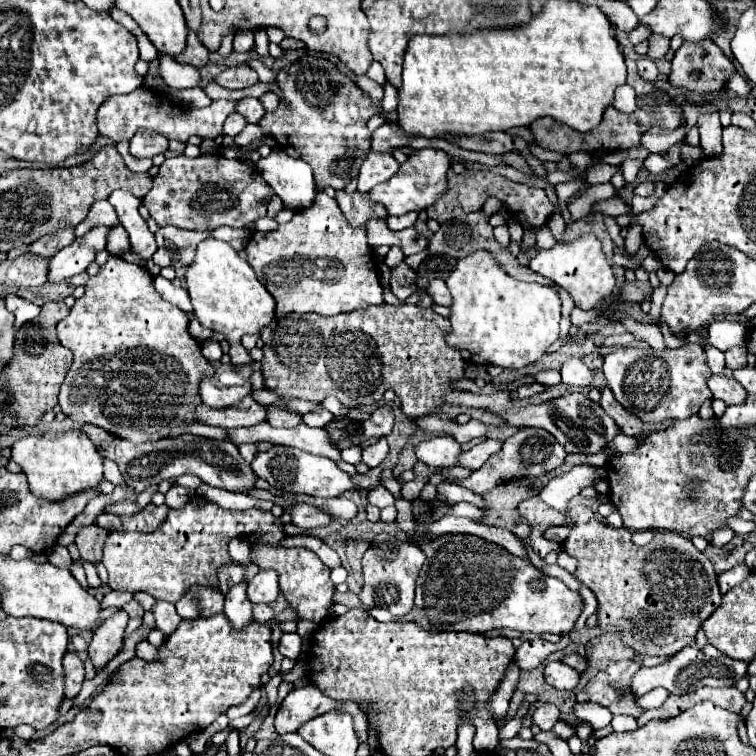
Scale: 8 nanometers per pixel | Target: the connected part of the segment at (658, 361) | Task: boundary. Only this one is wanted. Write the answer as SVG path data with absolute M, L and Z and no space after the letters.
M685 344L683 348L667 348L663 352L653 348L619 348L605 356L603 372L615 400L643 422L689 418L699 412L705 400L711 398L707 386L711 370L701 344Z

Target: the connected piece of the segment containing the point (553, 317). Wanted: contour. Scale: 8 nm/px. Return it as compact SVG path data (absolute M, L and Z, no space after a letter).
M485 250L459 260L445 282L453 294L449 318L451 334L447 336L447 344L459 348L467 362L523 368L539 360L547 348L559 340L561 300L557 292L507 276Z

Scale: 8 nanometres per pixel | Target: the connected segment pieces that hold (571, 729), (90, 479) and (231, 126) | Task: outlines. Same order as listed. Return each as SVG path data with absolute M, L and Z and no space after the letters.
M559 720L559 722L555 724L555 728L553 728L553 734L557 734L561 740L567 740L567 738L575 736L575 726L573 726L573 724L569 724L569 722Z
M79 430L23 436L13 444L11 452L11 460L15 460L27 476L29 490L47 502L61 502L73 494L95 490L103 480L103 456Z
M231 112L223 124L223 134L225 136L237 136L243 128L247 126L247 122L243 122L243 118L239 118L239 114Z

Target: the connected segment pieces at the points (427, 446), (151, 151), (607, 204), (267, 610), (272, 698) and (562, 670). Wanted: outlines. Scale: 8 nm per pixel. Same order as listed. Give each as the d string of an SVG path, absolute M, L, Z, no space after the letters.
M431 436L429 440L423 440L415 454L419 462L431 466L431 468L453 468L459 462L461 444L455 438L443 438L443 436Z
M139 130L131 138L131 154L135 158L153 158L157 154L165 154L169 148L169 140L151 130Z
M611 198L611 200L597 202L597 204L595 204L595 210L603 212L603 214L607 214L607 216L613 216L613 218L623 216L623 214L631 214L631 206L625 204L623 200L619 200L619 198Z
M253 606L253 614L255 614L255 620L257 622L273 622L275 620L275 612L271 606Z
M281 675L271 677L268 683L264 685L264 689L269 696L269 706L275 704L278 696L278 686L283 681Z
M549 662L545 666L545 682L557 690L573 690L579 684L579 672L563 662Z

